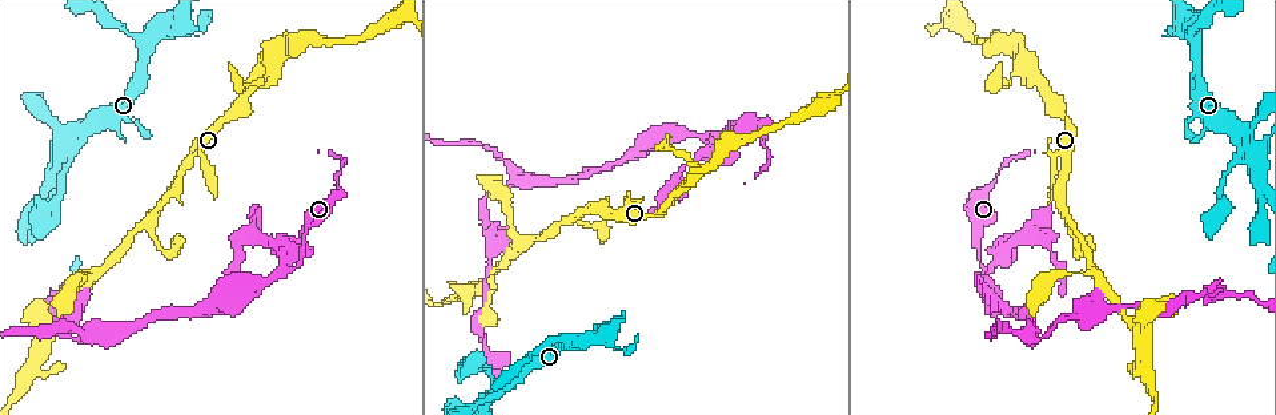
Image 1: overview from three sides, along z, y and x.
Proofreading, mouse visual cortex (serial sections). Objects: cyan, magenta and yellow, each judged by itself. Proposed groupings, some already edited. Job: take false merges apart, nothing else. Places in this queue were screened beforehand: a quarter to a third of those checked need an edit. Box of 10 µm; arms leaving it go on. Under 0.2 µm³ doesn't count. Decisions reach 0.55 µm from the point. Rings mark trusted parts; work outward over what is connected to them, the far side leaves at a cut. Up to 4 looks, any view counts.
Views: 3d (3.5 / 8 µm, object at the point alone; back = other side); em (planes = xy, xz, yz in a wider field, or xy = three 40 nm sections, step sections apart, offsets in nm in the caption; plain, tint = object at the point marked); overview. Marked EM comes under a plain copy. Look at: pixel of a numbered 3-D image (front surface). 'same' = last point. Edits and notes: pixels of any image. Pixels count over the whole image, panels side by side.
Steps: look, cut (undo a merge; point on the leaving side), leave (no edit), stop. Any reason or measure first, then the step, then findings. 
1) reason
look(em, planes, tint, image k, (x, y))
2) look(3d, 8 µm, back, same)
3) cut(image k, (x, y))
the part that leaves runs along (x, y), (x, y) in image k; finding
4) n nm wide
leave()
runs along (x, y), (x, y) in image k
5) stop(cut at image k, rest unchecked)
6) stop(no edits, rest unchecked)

narrows sharply
look(3d, 3.5 µm, image 1, (493, 392))

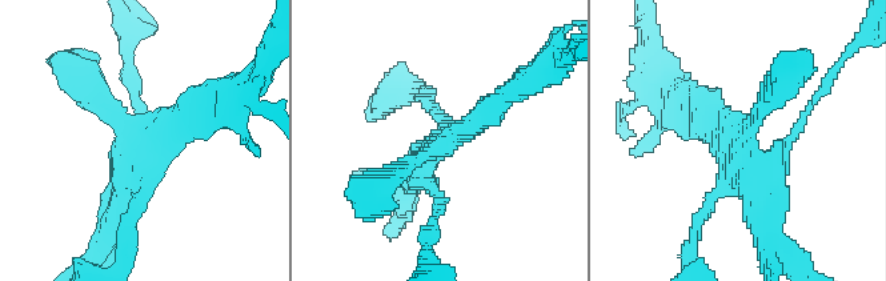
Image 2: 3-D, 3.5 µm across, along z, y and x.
leave()
runs along (195, 104), (125, 181), (105, 235) in image 2; one cell here

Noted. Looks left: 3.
abrupt turn
look(3d, 8 µm, back, image 1, (991, 272))

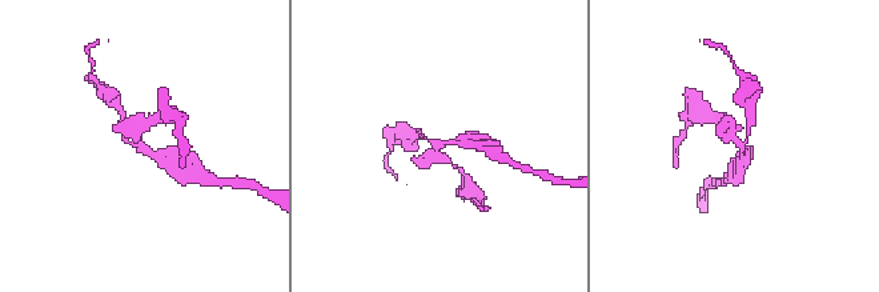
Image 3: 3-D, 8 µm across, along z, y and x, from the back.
look(3d, 3.5 µm, same)

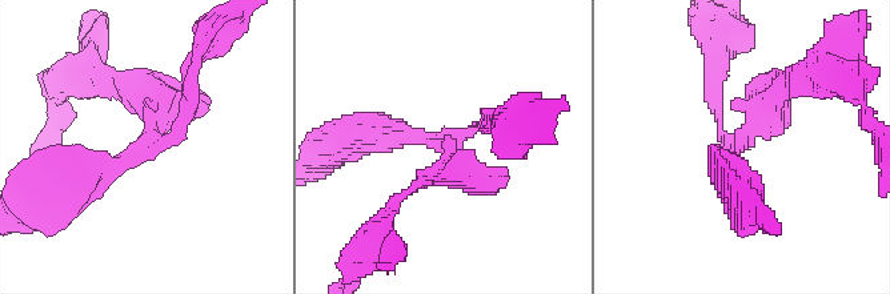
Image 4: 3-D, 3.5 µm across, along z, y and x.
3 arms; arms of 150, 250, 300 nm
look(em, xy, step 3, tint, image 4, (153, 144))

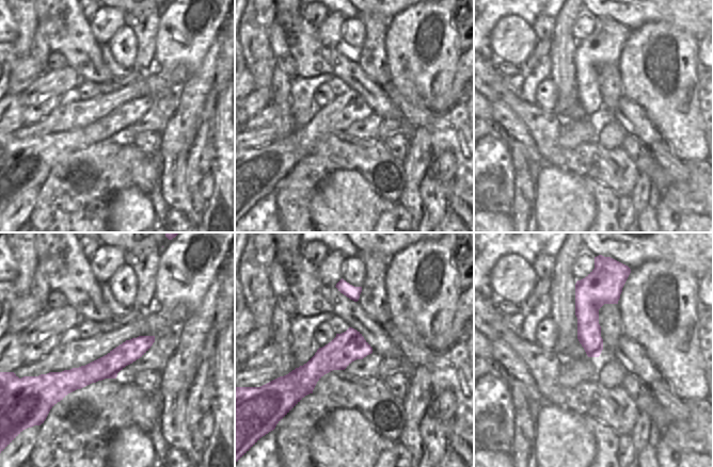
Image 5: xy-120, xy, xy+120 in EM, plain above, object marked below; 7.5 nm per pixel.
220 nm wide
leave()
runs along (152, 338), (107, 367), (53, 382) in image 5; continuous, no second cell

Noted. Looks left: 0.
stop(no edits, rest unchecked)

